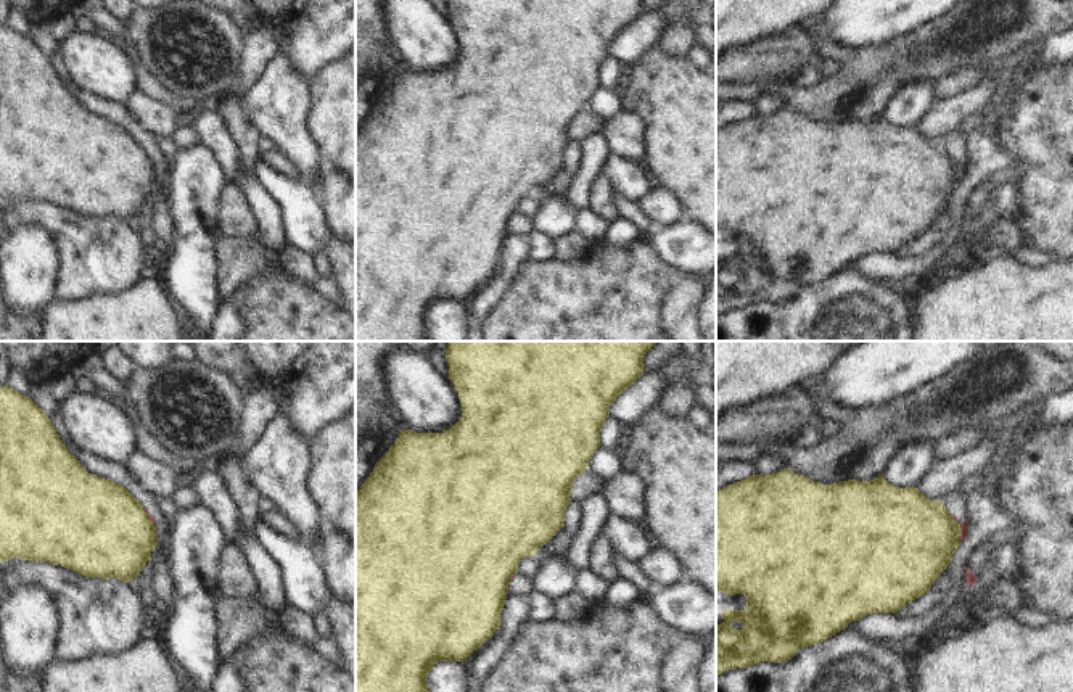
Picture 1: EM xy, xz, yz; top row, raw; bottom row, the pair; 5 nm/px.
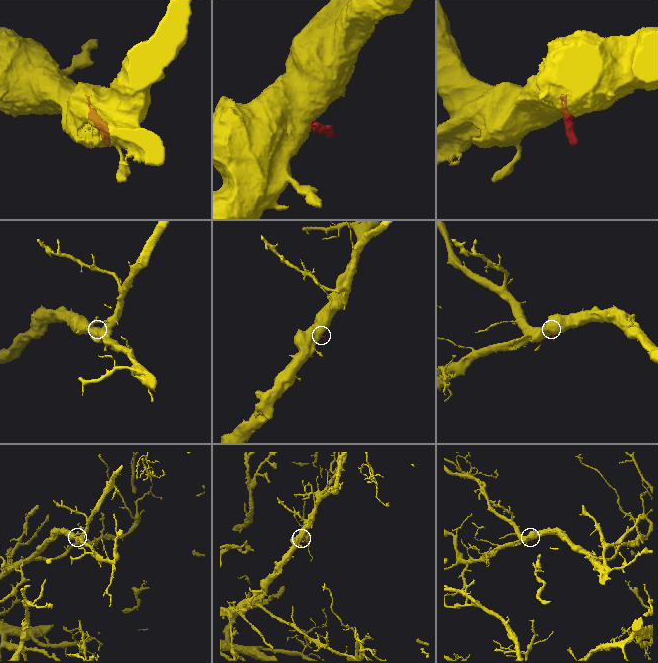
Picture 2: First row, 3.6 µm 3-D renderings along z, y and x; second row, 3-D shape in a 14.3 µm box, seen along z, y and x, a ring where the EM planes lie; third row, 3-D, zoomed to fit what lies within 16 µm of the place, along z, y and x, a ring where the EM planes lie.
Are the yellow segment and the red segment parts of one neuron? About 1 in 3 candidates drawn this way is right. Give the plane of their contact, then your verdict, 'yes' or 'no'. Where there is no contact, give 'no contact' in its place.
yz | no

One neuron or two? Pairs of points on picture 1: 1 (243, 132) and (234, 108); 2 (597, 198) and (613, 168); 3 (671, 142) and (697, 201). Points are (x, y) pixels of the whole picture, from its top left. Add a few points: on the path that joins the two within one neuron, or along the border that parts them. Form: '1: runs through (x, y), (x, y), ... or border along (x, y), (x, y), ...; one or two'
1: runs through (240, 126), (235, 115); one
2: border along (604, 169), (616, 190); two
3: runs through (686, 156), (698, 169), (698, 187); one

